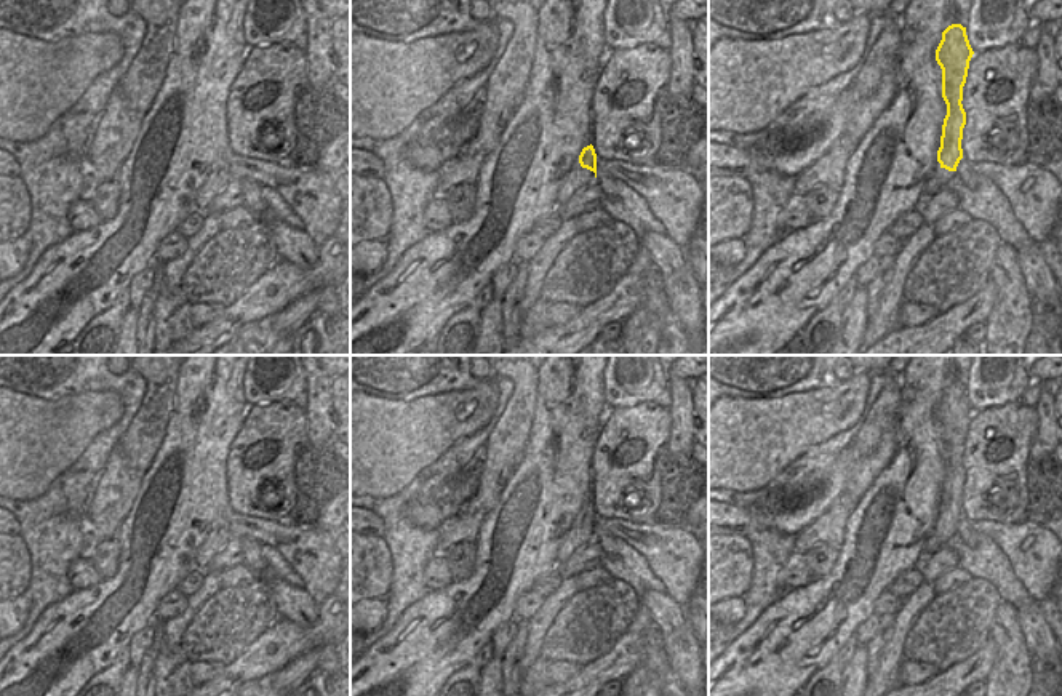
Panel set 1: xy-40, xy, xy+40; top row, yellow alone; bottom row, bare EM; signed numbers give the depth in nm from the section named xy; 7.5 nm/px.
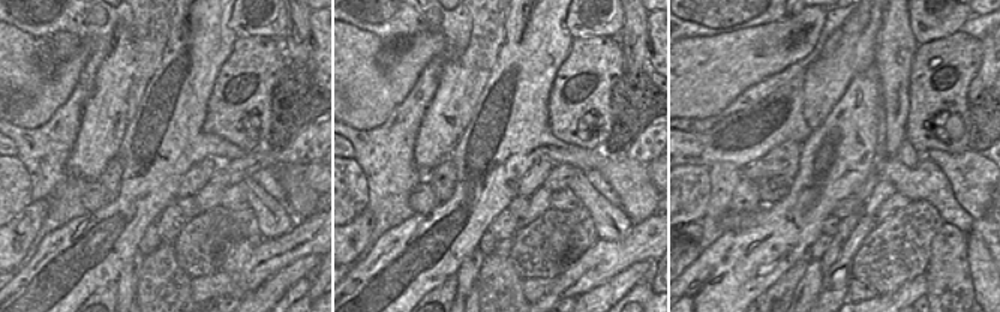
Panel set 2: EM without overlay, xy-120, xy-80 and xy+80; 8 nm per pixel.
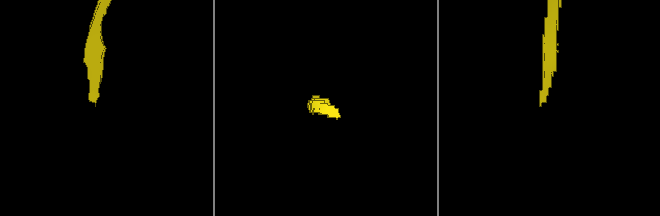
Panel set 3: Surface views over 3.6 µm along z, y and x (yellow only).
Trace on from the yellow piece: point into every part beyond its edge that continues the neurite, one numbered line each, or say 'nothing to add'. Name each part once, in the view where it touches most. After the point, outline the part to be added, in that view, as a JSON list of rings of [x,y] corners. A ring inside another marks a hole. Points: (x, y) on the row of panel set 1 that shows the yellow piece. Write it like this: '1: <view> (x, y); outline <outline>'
1: xy (578, 178); outline [[[579,157],[574,160],[563,186],[558,190],[557,202],[563,206],[576,192],[595,181],[595,173],[582,168]]]

